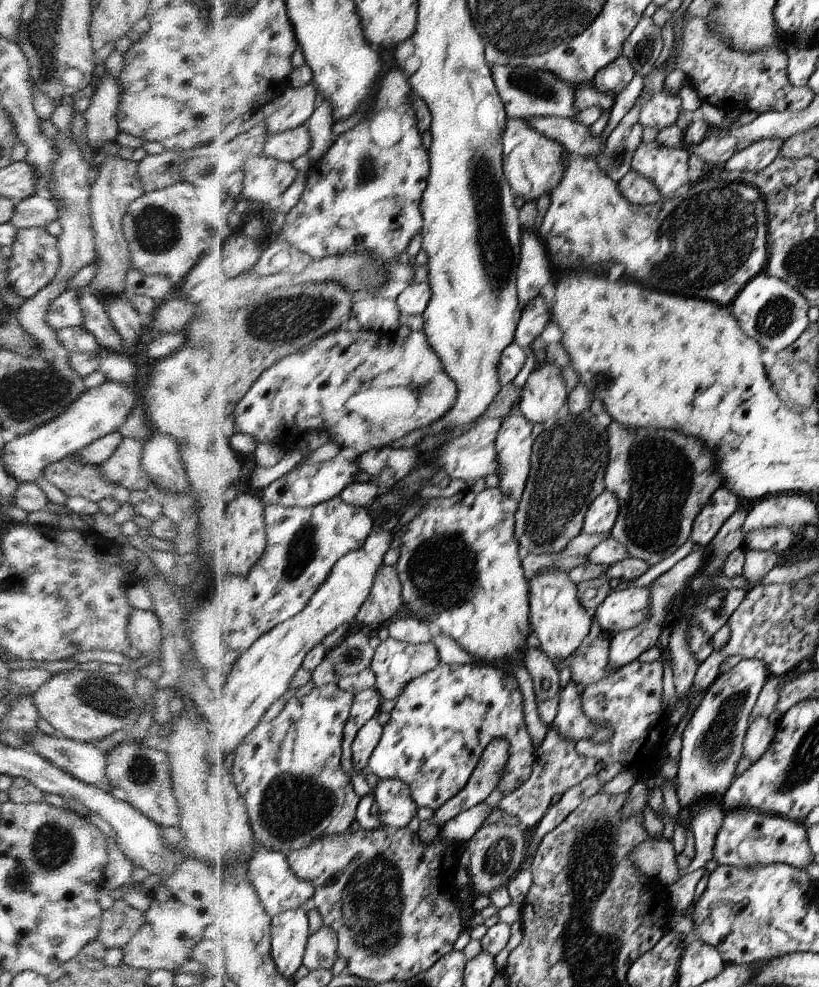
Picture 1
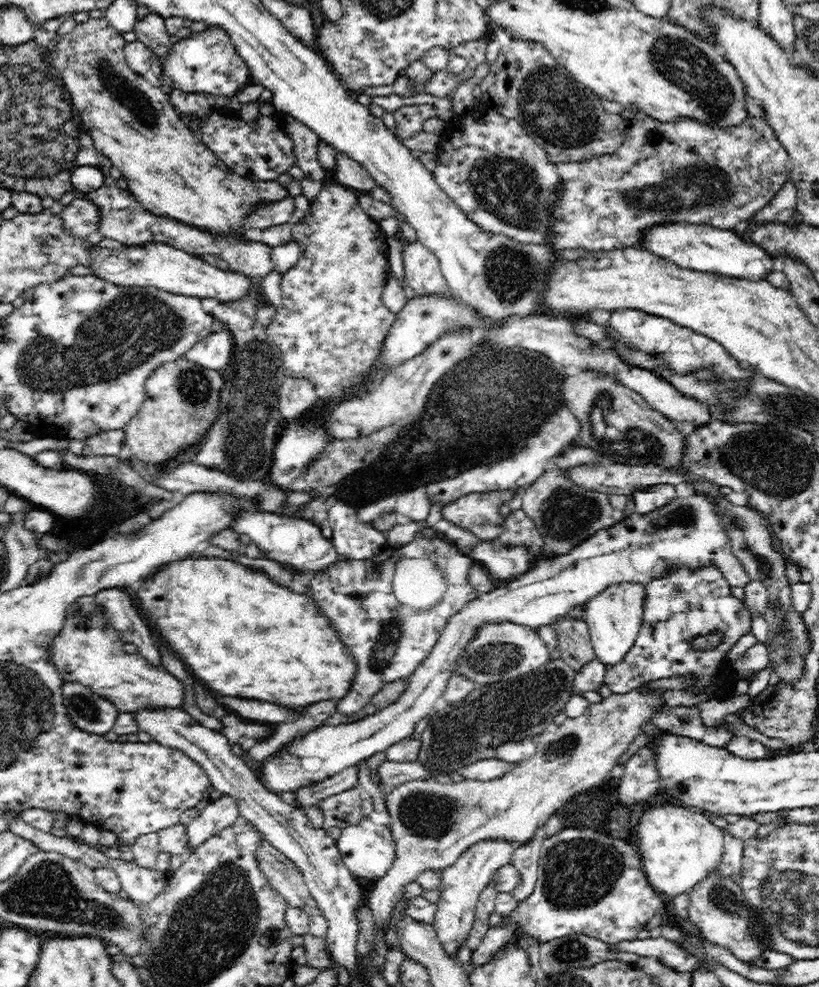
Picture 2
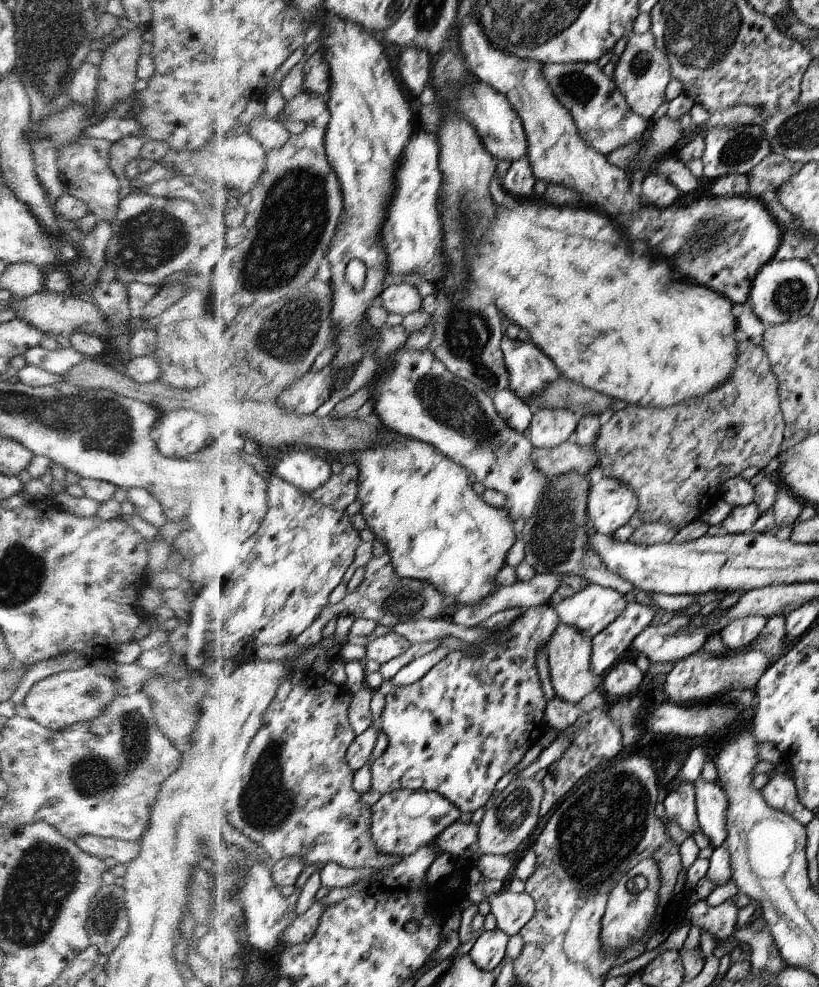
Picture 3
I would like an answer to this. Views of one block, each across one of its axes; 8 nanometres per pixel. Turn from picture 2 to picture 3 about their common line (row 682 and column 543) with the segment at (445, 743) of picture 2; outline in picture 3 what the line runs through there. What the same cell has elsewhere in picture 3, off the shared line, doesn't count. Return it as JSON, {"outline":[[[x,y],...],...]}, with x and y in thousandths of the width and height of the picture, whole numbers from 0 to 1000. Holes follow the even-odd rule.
{"outline":[[[706,478],[673,484],[672,494],[664,498],[652,523],[639,528],[640,531],[634,534],[635,546],[642,552],[640,569],[650,573],[656,582],[711,584],[720,591],[747,596],[762,603],[774,598],[774,594],[748,579],[745,580],[728,559],[718,557],[718,534],[722,532],[718,530],[716,511],[720,494],[718,482],[708,482]]]}

